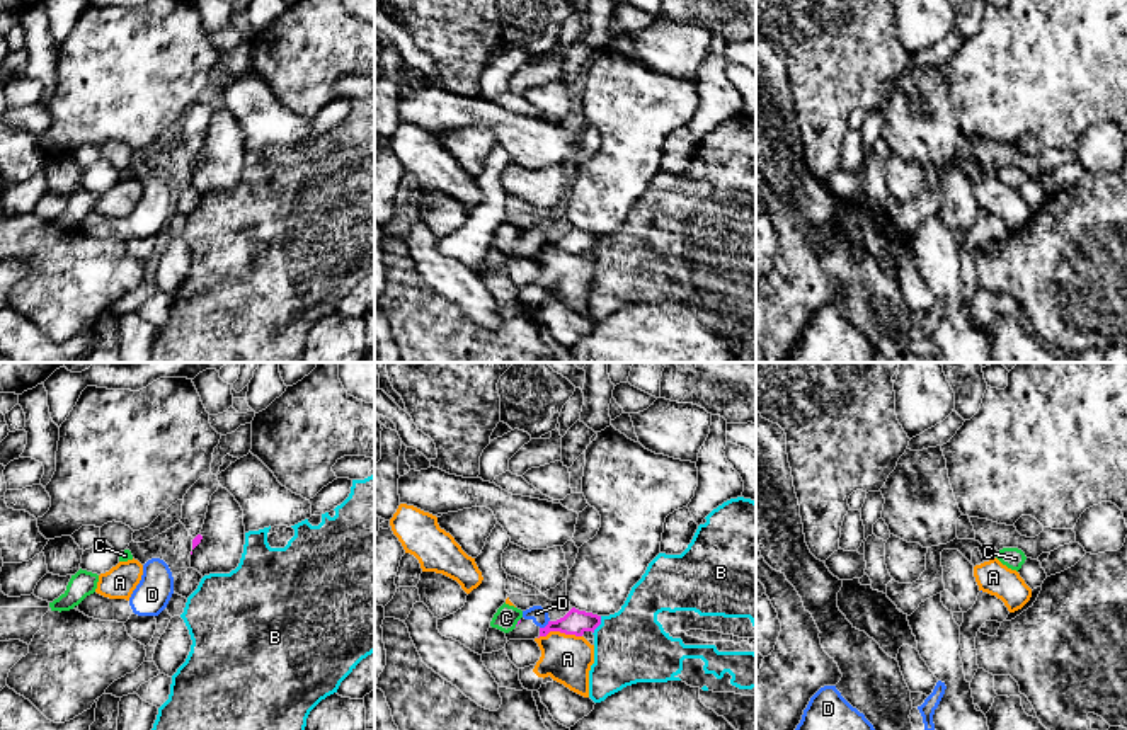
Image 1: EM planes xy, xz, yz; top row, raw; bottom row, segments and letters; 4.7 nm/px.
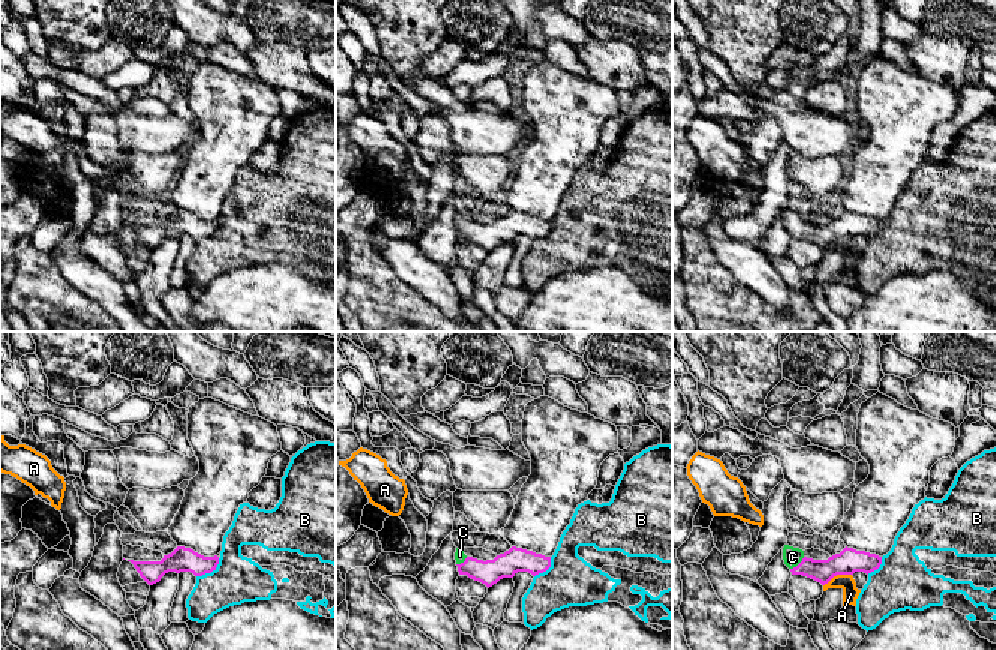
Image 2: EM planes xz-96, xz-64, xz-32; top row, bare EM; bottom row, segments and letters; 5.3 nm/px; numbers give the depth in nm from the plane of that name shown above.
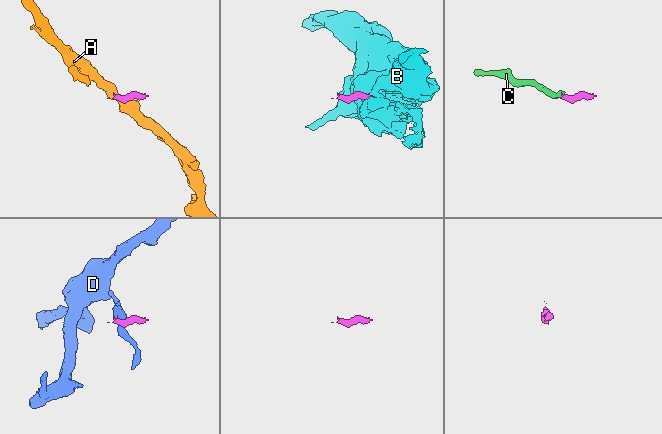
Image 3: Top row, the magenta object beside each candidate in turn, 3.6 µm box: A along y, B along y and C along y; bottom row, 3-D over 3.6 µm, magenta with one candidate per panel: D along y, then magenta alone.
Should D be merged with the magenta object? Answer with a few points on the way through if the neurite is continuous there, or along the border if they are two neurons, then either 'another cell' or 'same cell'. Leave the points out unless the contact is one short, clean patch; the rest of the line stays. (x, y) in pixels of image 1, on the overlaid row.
along xz (549, 620), (540, 628) | another cell

